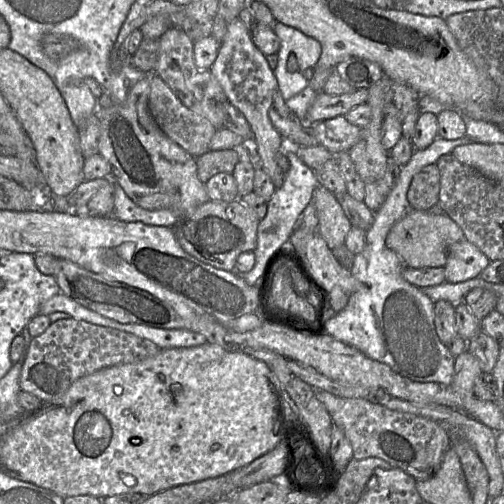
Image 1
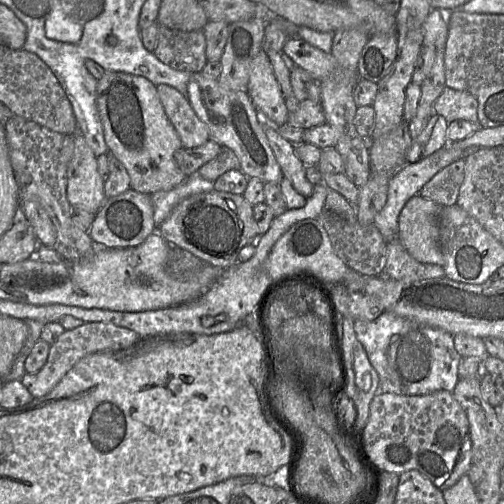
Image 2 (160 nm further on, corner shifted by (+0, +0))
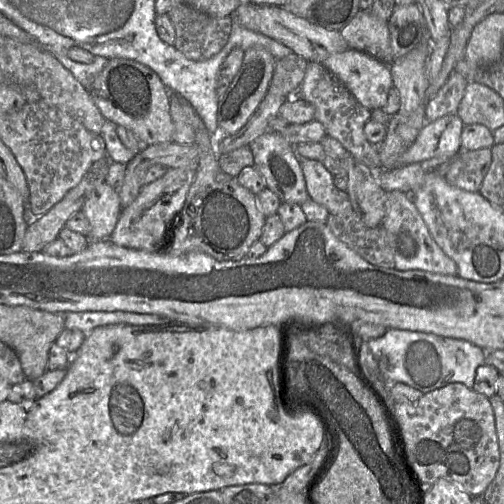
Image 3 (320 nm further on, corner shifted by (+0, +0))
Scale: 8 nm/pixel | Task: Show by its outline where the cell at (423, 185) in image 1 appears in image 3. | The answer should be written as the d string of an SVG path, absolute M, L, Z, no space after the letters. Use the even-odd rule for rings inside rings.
M491 148L460 151L444 177L452 186L469 192L479 192L491 162Z

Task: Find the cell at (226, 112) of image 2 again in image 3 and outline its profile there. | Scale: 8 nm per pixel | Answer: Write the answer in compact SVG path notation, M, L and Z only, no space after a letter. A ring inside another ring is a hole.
M268 130L253 140L248 147L253 154L253 166L264 178L266 187L277 195L281 202L301 206L305 201L311 199L307 193L300 159L294 152L293 146L287 143L281 134Z

